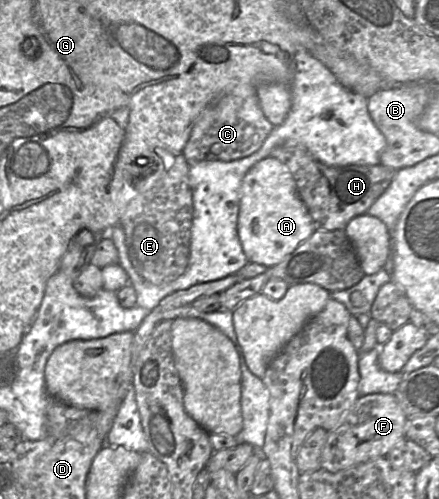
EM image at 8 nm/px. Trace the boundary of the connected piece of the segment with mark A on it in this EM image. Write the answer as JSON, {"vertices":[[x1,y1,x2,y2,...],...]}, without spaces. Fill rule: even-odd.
{"vertices":[[269,156,257,162,241,186,237,232,249,262,267,268,277,265,315,231,313,219,300,198,288,168]]}

